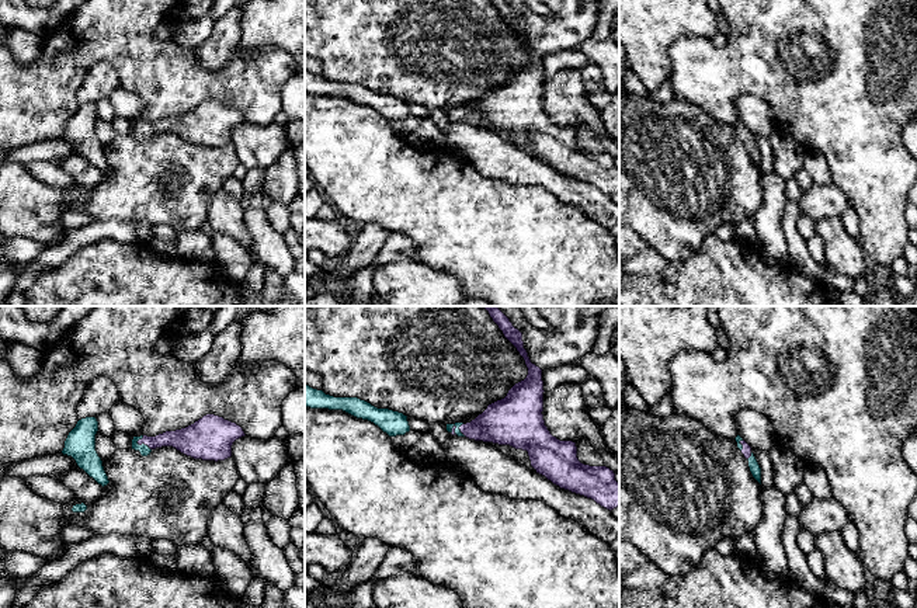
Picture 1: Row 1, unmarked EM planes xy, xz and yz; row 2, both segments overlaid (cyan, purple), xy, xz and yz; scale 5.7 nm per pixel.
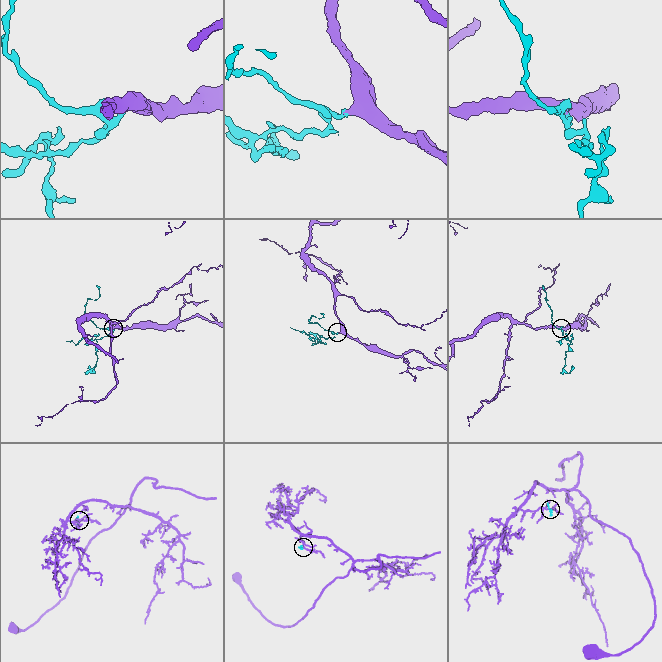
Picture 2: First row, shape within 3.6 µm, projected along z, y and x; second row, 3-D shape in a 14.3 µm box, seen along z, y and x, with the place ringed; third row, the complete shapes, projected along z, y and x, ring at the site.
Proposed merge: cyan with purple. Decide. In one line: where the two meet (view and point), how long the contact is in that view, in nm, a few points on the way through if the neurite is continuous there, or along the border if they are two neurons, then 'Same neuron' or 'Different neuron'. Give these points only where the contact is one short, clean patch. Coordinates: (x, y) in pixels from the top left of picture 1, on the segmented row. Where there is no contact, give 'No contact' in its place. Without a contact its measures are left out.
Touches cyan at xy (142, 444). Shared border 100 nm. Path across: xy (143, 450), (142, 444), (160, 440), (186, 440). Same neuron

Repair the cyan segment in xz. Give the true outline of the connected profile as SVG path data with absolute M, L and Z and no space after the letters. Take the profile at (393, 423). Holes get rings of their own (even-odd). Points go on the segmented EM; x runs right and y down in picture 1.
M305 383L305 406L310 409L343 410L357 418L368 420L389 437L410 431L407 416L389 409L378 409L358 397L334 397Z

